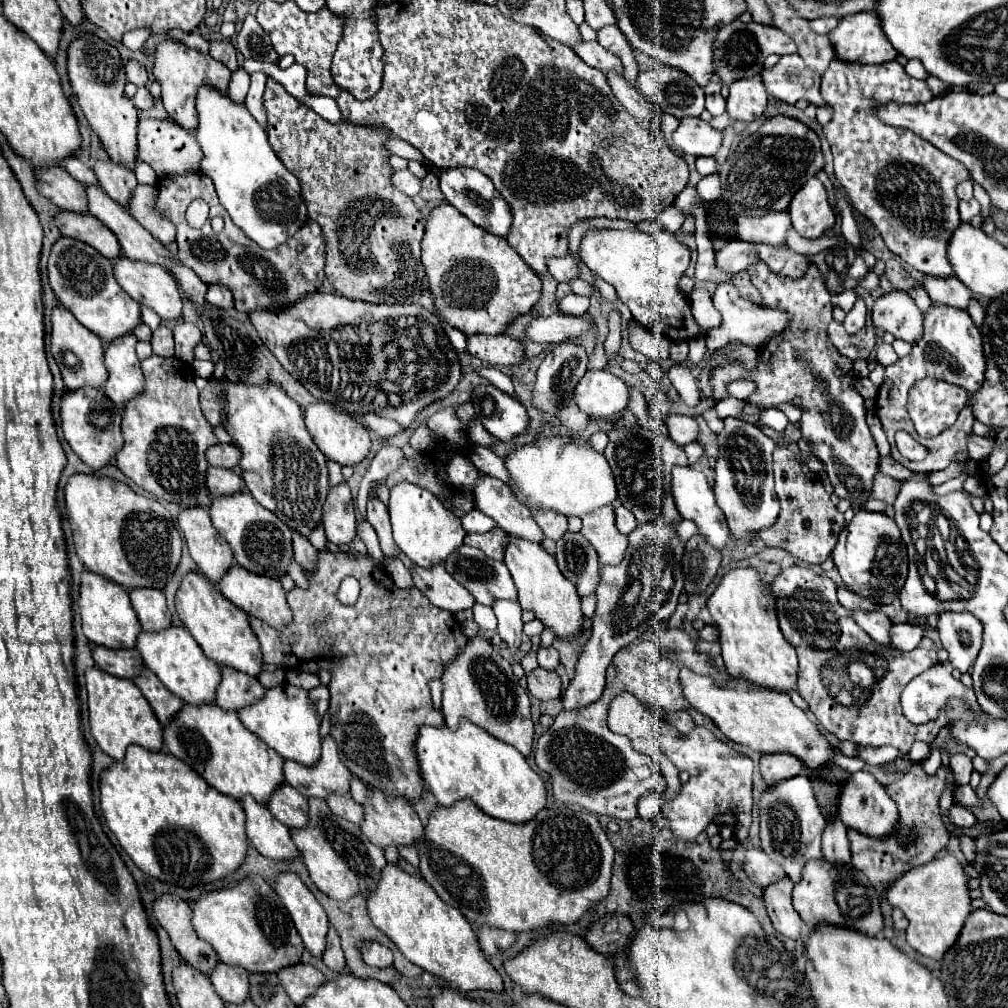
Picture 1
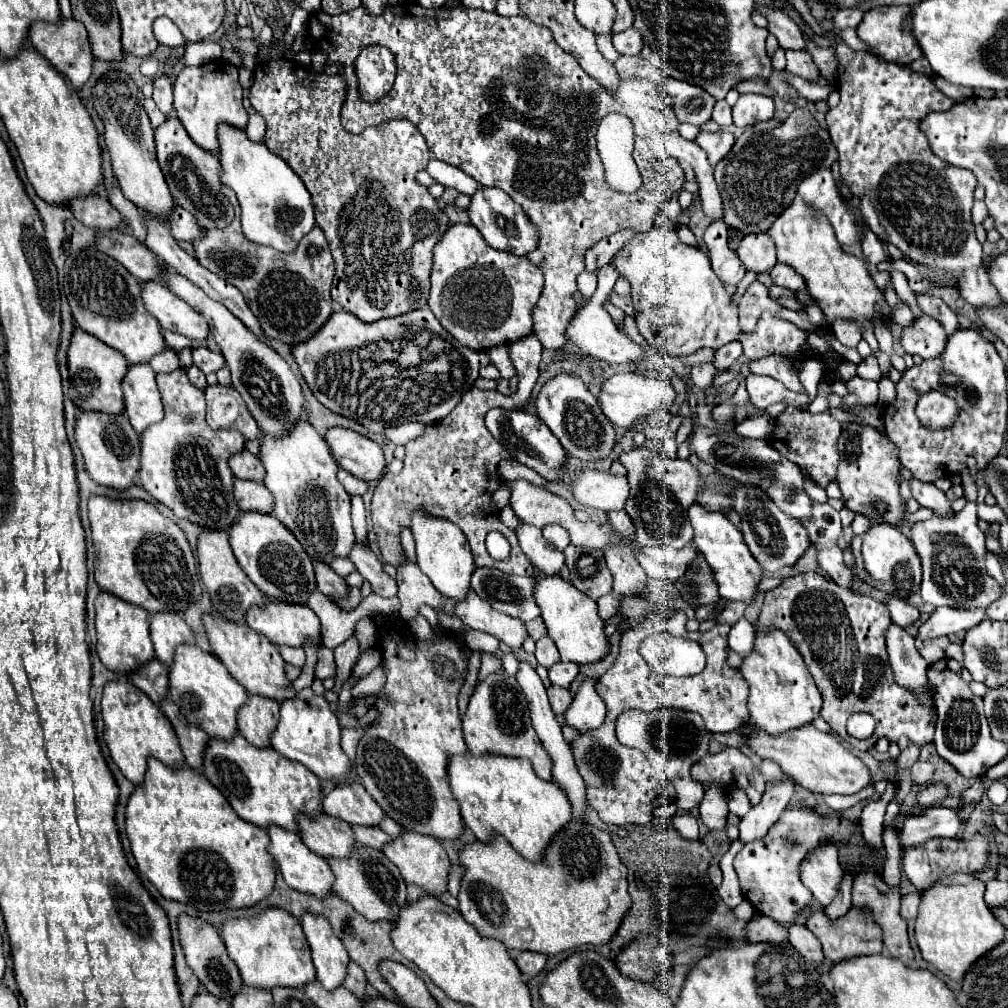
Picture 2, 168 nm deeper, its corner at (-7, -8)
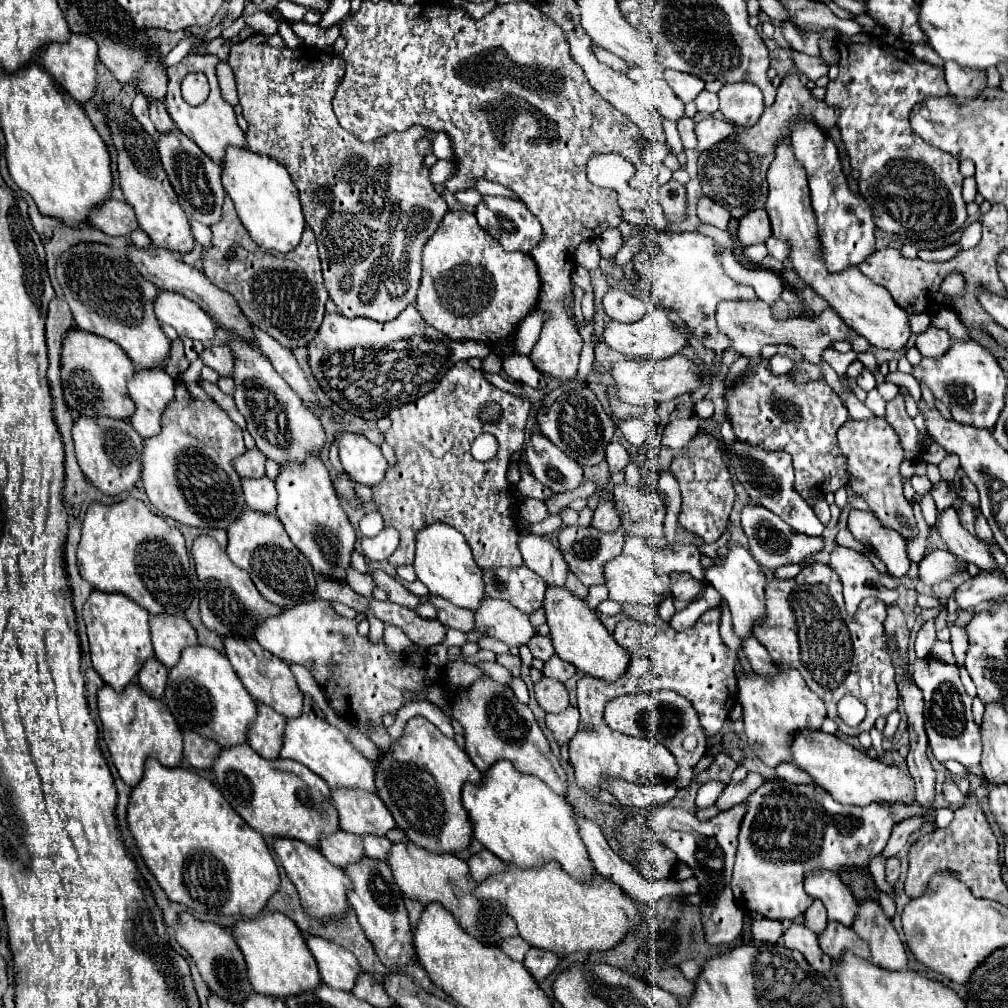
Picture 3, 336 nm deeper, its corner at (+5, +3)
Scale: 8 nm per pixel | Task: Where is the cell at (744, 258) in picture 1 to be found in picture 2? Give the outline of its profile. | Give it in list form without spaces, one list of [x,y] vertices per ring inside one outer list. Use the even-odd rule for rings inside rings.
[[[746,235],[738,247],[738,257],[748,271],[766,273],[776,265],[776,245],[772,237],[762,235]]]

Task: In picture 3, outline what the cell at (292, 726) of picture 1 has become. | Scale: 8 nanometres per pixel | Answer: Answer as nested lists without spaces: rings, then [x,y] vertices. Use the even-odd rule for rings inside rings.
[[[304,696],[304,708],[302,714],[296,718],[286,720],[284,728],[284,740],[282,740],[282,750],[280,758],[292,758],[302,762],[306,768],[316,772],[328,786],[354,786],[354,788],[364,788],[368,792],[374,792],[374,764],[364,758],[346,738],[340,730],[330,726],[322,714],[322,710],[316,706],[312,696]]]

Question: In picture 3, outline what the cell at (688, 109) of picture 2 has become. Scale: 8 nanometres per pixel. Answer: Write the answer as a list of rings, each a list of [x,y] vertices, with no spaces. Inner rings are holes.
[[[666,70],[664,72],[664,80],[668,82],[668,86],[674,90],[674,94],[684,102],[694,102],[696,96],[704,90],[704,82],[700,82],[700,78],[696,76],[688,76],[686,72],[676,72],[676,70]]]

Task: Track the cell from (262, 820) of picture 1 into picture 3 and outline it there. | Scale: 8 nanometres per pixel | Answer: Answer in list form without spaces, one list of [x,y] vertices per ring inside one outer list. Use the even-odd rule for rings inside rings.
[[[274,838],[272,846],[274,846],[274,852],[276,852],[278,860],[282,862],[288,878],[296,886],[306,914],[318,918],[320,922],[328,922],[332,916],[342,914],[346,910],[346,906],[348,906],[346,890],[350,888],[350,884],[348,884],[348,878],[344,876],[342,868],[330,864],[316,848],[312,848],[300,840],[294,840],[294,838]]]

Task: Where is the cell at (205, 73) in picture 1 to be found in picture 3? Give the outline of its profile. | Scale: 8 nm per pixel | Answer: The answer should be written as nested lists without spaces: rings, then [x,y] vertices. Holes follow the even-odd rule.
[[[188,54],[180,64],[168,68],[168,72],[166,72],[168,74],[168,94],[164,98],[168,114],[174,120],[174,124],[182,130],[182,134],[186,134],[190,140],[194,140],[200,146],[200,150],[204,154],[212,156],[216,162],[220,162],[224,158],[224,148],[226,146],[244,146],[244,134],[236,124],[234,108],[220,94],[220,84],[218,84],[218,78],[216,78],[216,66],[218,64],[220,64],[220,60],[214,54]],[[192,72],[206,74],[206,78],[210,82],[210,96],[200,106],[190,106],[182,98],[182,90],[180,90],[182,80]]]

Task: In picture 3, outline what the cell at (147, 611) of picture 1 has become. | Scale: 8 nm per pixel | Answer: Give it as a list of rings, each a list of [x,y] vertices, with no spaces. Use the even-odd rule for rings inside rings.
[[[180,614],[150,616],[150,636],[156,658],[172,668],[186,646],[196,646],[196,630]]]

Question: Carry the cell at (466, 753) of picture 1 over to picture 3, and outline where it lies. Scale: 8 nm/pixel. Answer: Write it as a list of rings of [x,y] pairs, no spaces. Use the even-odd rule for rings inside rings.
[[[510,760],[492,764],[480,782],[466,782],[462,788],[462,804],[472,822],[474,838],[500,860],[518,866],[540,866],[548,860],[556,860],[574,878],[590,876],[594,864],[578,836],[572,808],[540,778],[518,772]]]

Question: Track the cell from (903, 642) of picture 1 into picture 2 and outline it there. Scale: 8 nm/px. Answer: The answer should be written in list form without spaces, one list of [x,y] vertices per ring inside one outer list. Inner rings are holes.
[[[938,607],[930,619],[920,627],[918,643],[926,639],[934,639],[940,635],[950,633],[966,633],[970,627],[984,621],[984,609],[982,607],[970,607],[970,609],[952,609],[952,607]]]

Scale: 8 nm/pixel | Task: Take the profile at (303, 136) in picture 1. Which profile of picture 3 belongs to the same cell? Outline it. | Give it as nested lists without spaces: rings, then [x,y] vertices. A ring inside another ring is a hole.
[[[254,34],[230,48],[228,64],[234,70],[242,114],[248,122],[248,148],[256,154],[276,158],[292,176],[300,192],[306,224],[316,234],[324,286],[330,298],[346,318],[362,316],[378,322],[394,320],[400,310],[416,302],[422,246],[434,234],[448,210],[428,178],[428,168],[422,164],[422,156],[414,148],[416,140],[430,136],[430,132],[412,126],[372,142],[360,142],[346,132],[338,124],[330,104],[336,86],[344,76],[344,60],[340,60],[340,54],[336,52],[308,46],[290,50],[278,34]]]

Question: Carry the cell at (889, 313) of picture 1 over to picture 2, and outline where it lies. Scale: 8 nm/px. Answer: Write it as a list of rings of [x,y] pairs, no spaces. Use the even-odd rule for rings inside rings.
[[[922,315],[916,319],[916,323],[902,333],[902,345],[906,353],[910,355],[920,355],[922,359],[934,359],[936,355],[944,353],[944,343],[948,341],[948,335],[944,327],[928,317]]]

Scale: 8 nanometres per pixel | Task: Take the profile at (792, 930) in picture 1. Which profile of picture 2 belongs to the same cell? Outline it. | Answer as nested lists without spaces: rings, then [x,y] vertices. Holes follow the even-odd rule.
[[[794,923],[790,929],[790,945],[806,959],[810,959],[812,963],[816,965],[822,965],[824,963],[824,955],[822,955],[822,947],[820,947],[820,941],[804,927],[804,925],[798,925]]]

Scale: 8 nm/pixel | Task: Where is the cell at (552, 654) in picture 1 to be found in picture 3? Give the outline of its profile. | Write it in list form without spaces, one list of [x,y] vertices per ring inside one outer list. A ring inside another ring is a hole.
[[[554,654],[550,660],[544,662],[544,670],[542,672],[544,672],[544,676],[556,678],[560,682],[566,682],[568,678],[572,678],[576,674],[576,668],[570,662],[566,662],[566,660],[562,660],[562,658],[558,658]]]

